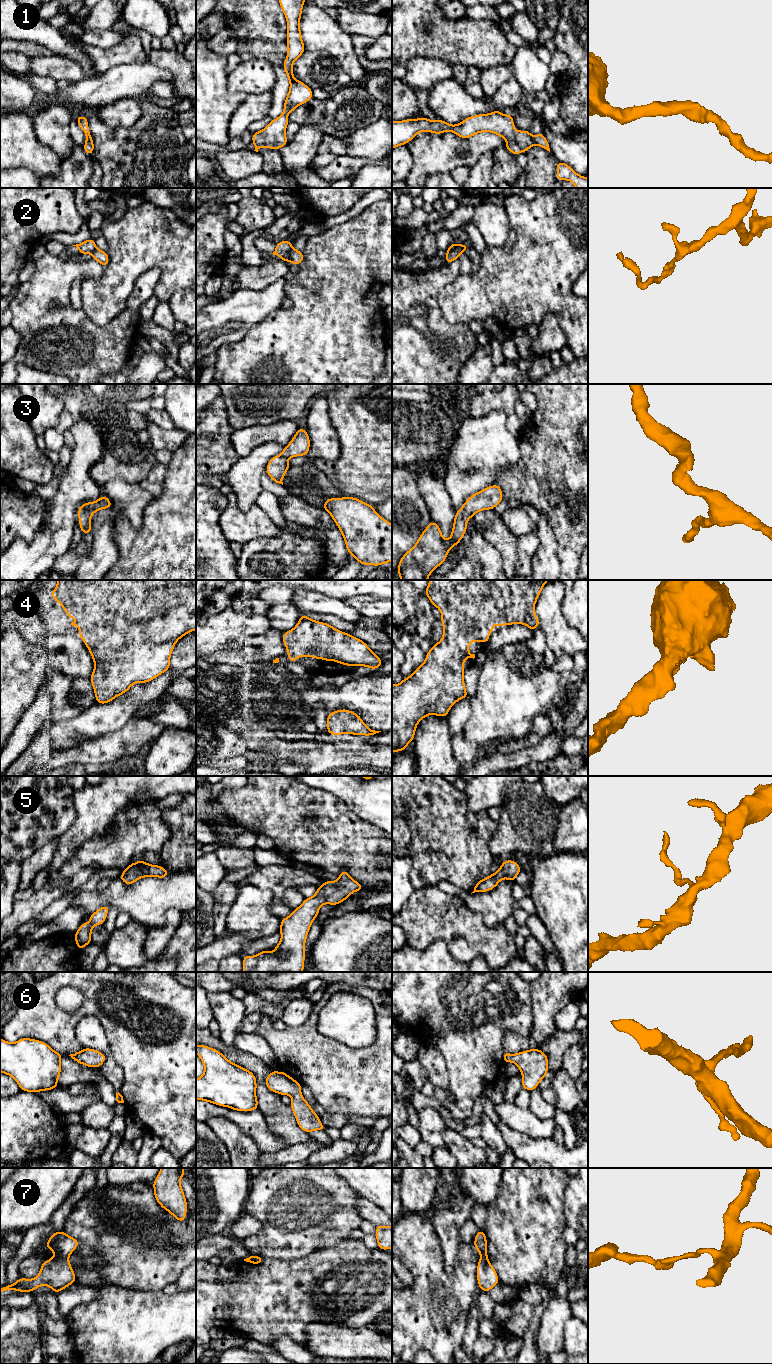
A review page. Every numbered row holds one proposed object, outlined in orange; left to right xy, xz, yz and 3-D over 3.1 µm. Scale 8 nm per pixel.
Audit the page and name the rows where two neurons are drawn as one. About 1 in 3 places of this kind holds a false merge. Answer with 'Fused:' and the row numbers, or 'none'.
Fused: 2, 7

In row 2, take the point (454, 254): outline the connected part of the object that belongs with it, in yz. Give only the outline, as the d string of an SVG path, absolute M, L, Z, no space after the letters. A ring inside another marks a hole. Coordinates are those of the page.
M465 243L465 244L462 244L461 247L446 253L446 256L444 257L446 264L449 264L454 260L459 259L460 254L463 252L466 252L467 249L468 249L468 246Z

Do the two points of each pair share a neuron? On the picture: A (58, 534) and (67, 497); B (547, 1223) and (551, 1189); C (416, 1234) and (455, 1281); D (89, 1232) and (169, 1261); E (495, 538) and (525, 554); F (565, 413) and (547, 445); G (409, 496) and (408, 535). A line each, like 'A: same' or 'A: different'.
A: same
B: same
C: same
D: same
E: different
F: same
G: same

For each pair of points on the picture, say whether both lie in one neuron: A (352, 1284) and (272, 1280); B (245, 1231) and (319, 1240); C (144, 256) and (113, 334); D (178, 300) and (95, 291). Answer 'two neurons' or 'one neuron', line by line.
A: one neuron
B: two neurons
C: two neurons
D: two neurons

